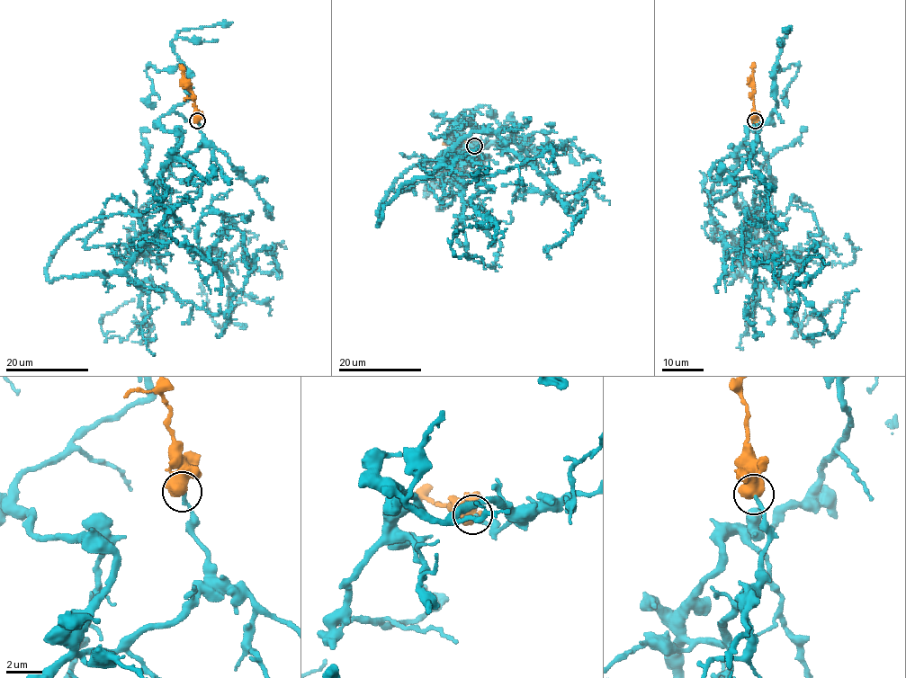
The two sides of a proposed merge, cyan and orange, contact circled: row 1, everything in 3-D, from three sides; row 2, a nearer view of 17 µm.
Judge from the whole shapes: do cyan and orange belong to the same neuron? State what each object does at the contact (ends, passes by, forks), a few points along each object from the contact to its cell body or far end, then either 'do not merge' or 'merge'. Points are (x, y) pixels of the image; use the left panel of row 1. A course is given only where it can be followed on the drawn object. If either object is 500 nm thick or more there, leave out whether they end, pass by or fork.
cyan via (198, 120), (160, 207), (82, 225), (47, 278), (286, 246) | orange via (198, 120), (193, 93), (187, 86), (180, 66) | merge

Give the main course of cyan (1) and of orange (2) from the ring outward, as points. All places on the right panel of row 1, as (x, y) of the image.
1: (755, 120), (733, 195), (777, 259), (740, 263), (722, 235), (784, 276), (817, 254), (796, 284), (829, 263)
2: (755, 120), (753, 63)

